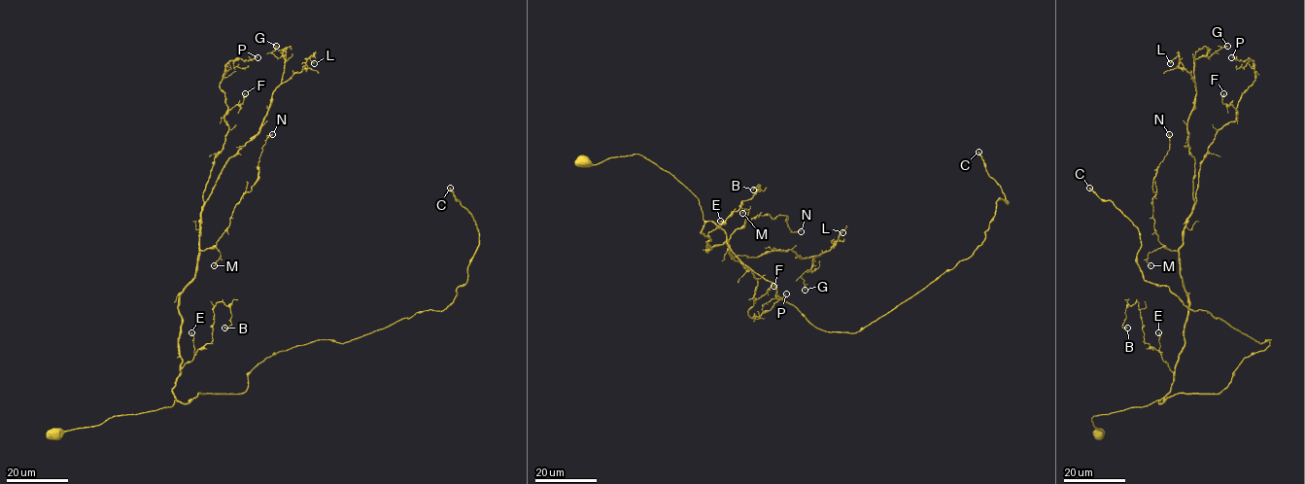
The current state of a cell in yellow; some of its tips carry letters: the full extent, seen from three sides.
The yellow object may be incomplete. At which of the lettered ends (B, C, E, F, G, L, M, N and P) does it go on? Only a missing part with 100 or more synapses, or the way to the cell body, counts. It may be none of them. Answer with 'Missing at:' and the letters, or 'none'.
Missing at: C

